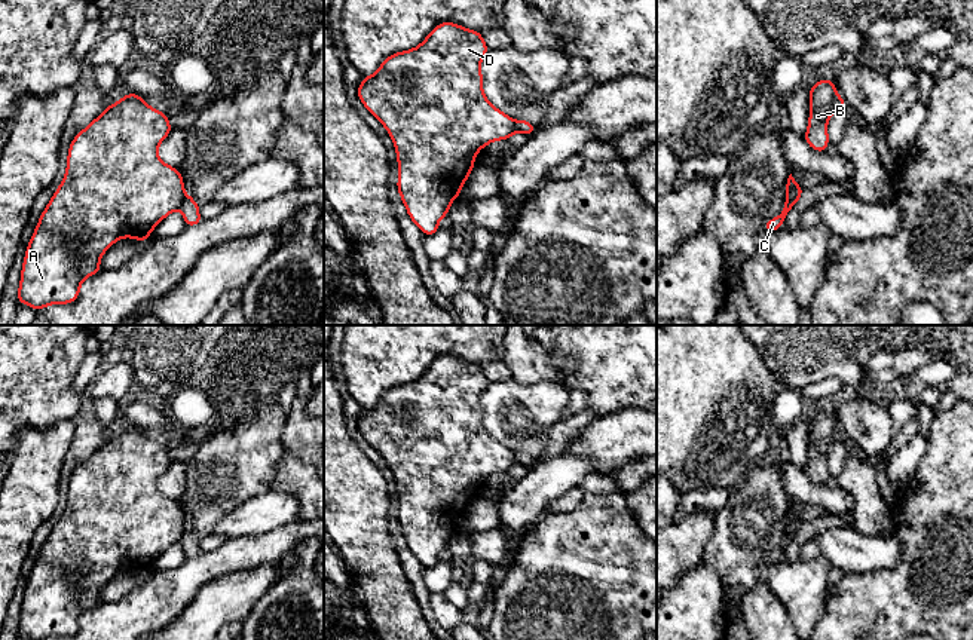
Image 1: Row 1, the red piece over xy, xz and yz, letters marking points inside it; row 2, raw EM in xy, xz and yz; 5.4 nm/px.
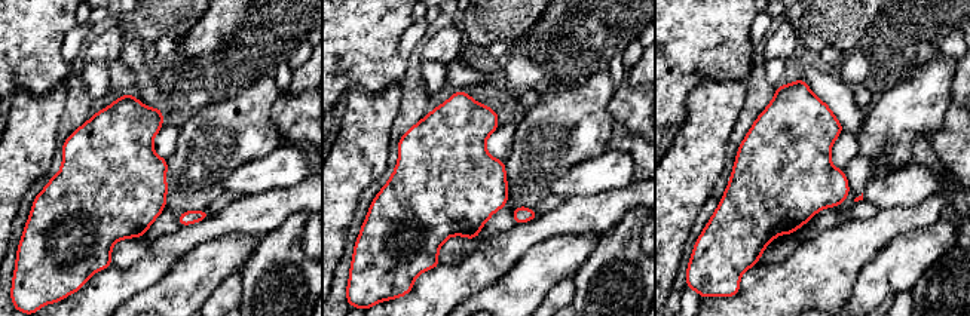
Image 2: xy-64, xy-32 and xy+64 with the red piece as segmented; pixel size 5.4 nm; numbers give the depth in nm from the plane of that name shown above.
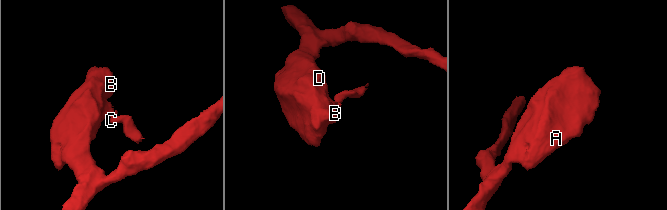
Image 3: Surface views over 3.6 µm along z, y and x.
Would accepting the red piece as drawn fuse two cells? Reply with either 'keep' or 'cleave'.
cleave

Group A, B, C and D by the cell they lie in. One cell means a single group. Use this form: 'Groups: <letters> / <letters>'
Groups: A B D / C

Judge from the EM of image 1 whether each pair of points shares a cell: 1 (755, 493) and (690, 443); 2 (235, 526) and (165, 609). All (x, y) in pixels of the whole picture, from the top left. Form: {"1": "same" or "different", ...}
{"1": "different", "2": "different"}

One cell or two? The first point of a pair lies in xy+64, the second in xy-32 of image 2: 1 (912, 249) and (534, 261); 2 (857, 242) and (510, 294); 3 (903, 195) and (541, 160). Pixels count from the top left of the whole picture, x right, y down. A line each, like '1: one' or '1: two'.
1: one
2: two
3: two

